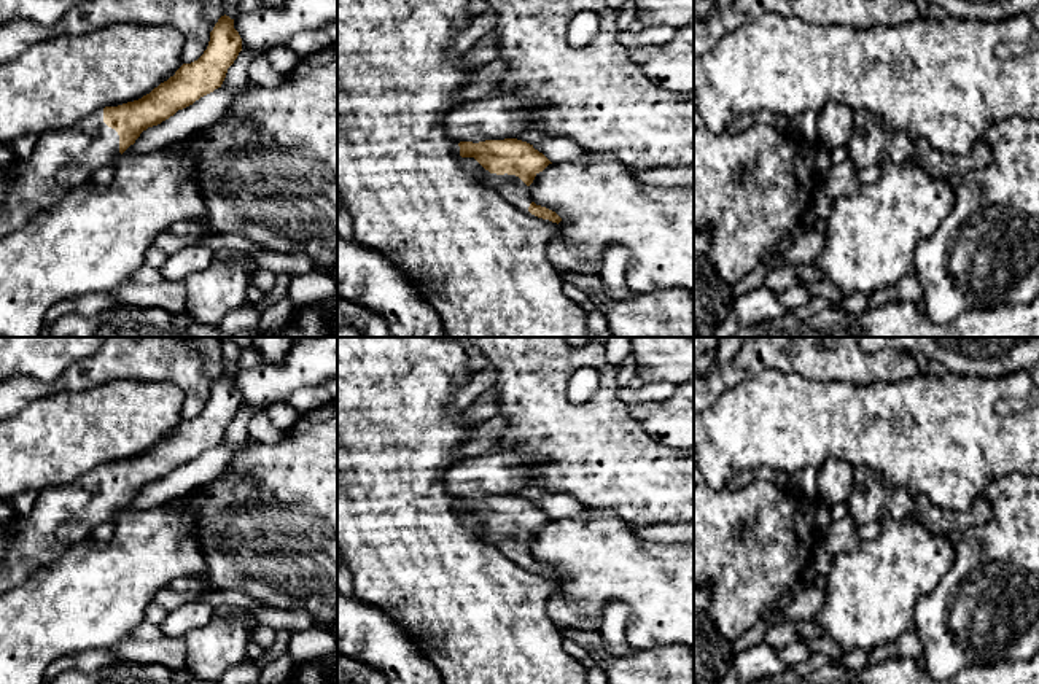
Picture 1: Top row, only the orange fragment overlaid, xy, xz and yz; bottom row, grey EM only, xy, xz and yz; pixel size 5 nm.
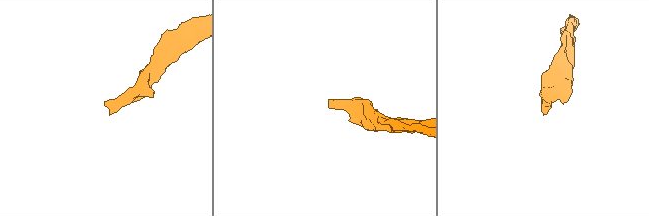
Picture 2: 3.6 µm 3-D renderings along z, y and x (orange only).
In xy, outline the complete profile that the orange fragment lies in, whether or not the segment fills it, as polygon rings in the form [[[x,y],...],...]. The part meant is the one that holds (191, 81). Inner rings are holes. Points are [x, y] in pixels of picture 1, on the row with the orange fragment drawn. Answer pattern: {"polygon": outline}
{"polygon": [[[224,14],[210,32],[204,54],[150,94],[97,110],[70,129],[38,135],[32,156],[6,169],[10,194],[0,205],[0,237],[24,226],[70,188],[88,183],[97,169],[115,165],[143,130],[221,87],[240,51],[234,19]]]}

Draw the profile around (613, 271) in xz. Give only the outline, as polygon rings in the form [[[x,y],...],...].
[[[611,247],[605,251],[597,274],[611,299],[625,301],[635,296],[627,285],[630,262],[632,253],[624,247]]]

